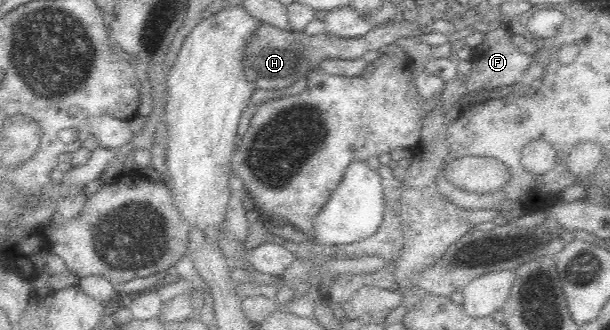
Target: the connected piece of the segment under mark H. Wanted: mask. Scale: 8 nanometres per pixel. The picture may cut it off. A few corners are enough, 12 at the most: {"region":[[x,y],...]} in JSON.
{"region":[[417,21],[375,24],[360,38],[262,24],[243,60],[254,89],[282,93],[324,60],[364,58]]}

